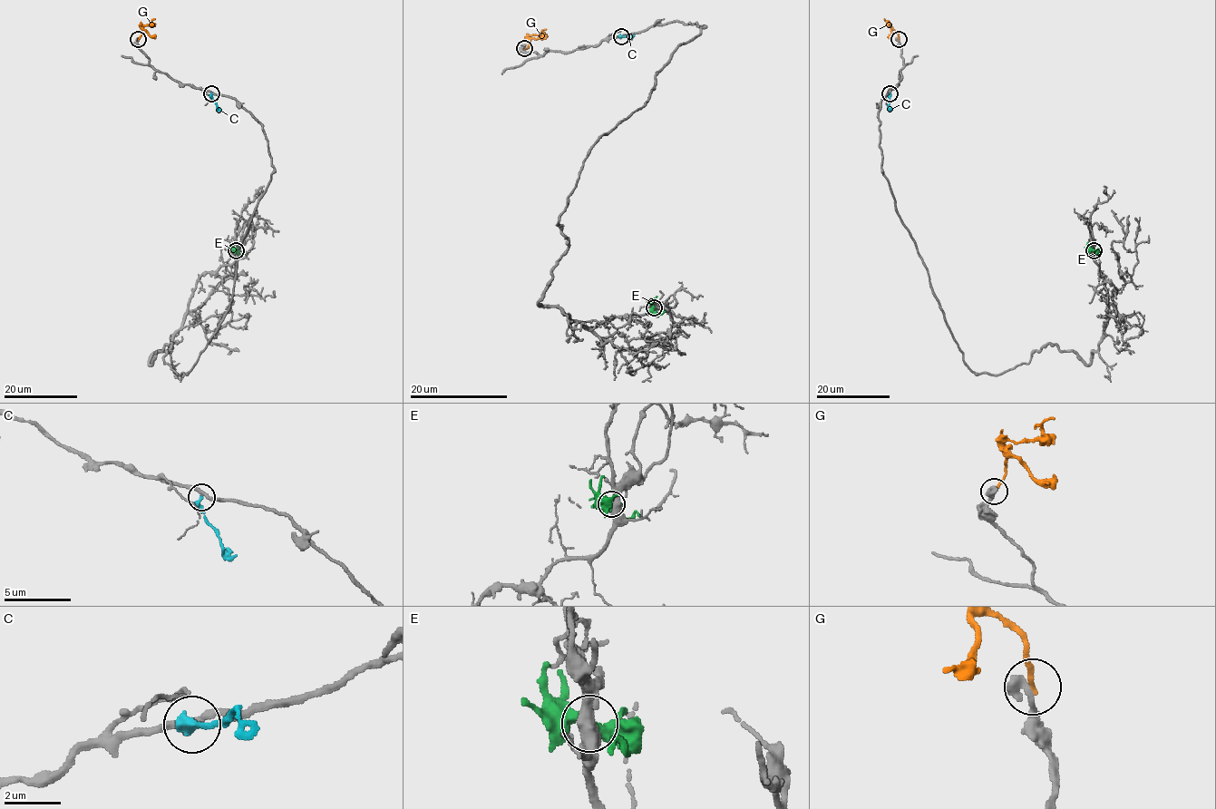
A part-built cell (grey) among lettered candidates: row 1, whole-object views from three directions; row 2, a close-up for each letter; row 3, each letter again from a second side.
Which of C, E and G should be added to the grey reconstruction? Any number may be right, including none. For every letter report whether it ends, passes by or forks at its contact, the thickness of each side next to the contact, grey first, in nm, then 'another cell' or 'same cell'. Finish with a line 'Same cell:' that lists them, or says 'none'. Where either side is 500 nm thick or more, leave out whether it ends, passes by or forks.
C: it ends there; 260 nm thick on the grey side, 400 nm on the other; another cell
E: 500 nm thick on the grey side, 360 nm on the other; another cell
G: it ends there; 480 nm thick on the grey side, 190 nm on the other; another cell
Same cell: none

